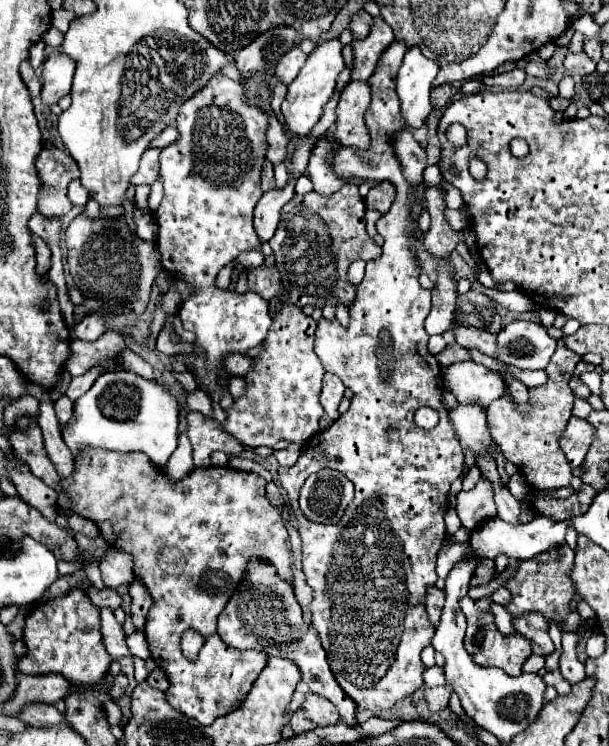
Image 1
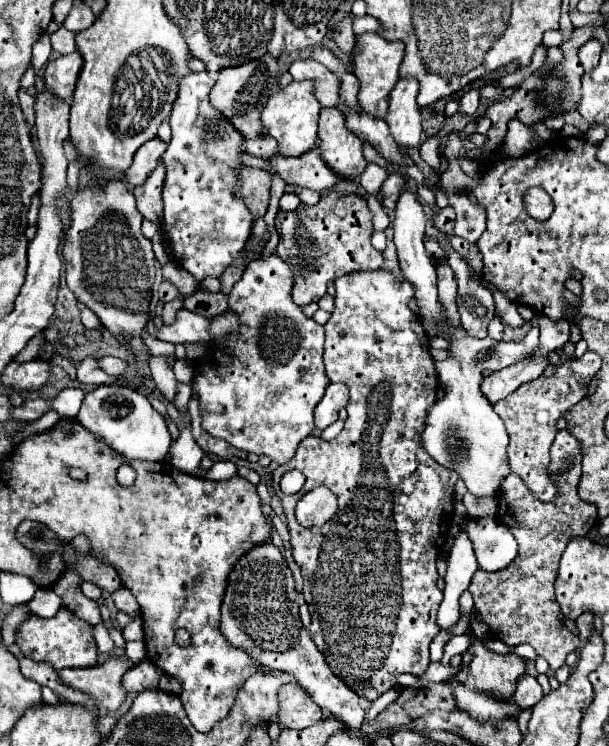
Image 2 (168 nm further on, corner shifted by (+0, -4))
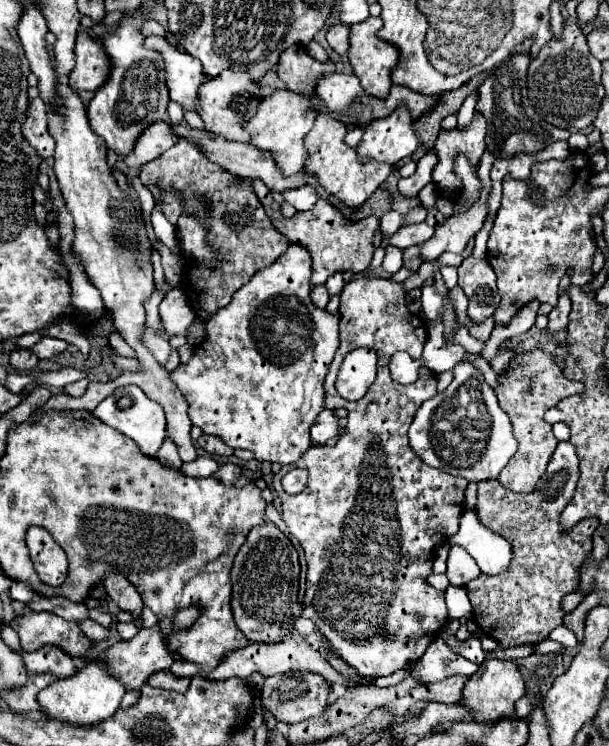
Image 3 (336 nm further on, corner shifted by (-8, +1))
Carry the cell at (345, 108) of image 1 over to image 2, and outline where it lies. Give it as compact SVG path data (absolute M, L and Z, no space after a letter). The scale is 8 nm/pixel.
M323 108L321 110L321 116L319 116L319 138L323 140L321 142L321 154L323 154L323 160L327 162L327 166L335 168L337 174L345 176L347 180L353 180L355 176L359 176L365 166L367 166L367 160L363 156L363 142L357 134L353 134L347 124L345 124L345 114L339 110L339 108Z

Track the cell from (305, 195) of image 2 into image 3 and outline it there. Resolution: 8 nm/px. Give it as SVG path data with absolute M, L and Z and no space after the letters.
M303 185L303 187L297 187L297 189L287 189L285 193L281 193L285 203L293 205L297 211L307 211L315 205L317 201L317 195L315 195L315 189L309 187L309 185Z

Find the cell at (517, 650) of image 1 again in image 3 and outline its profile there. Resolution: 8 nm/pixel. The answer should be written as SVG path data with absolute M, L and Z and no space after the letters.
M489 659L485 661L475 675L467 681L463 687L463 707L473 715L479 723L495 723L501 719L513 719L515 717L515 701L525 695L523 677L515 663L511 661L499 661Z

